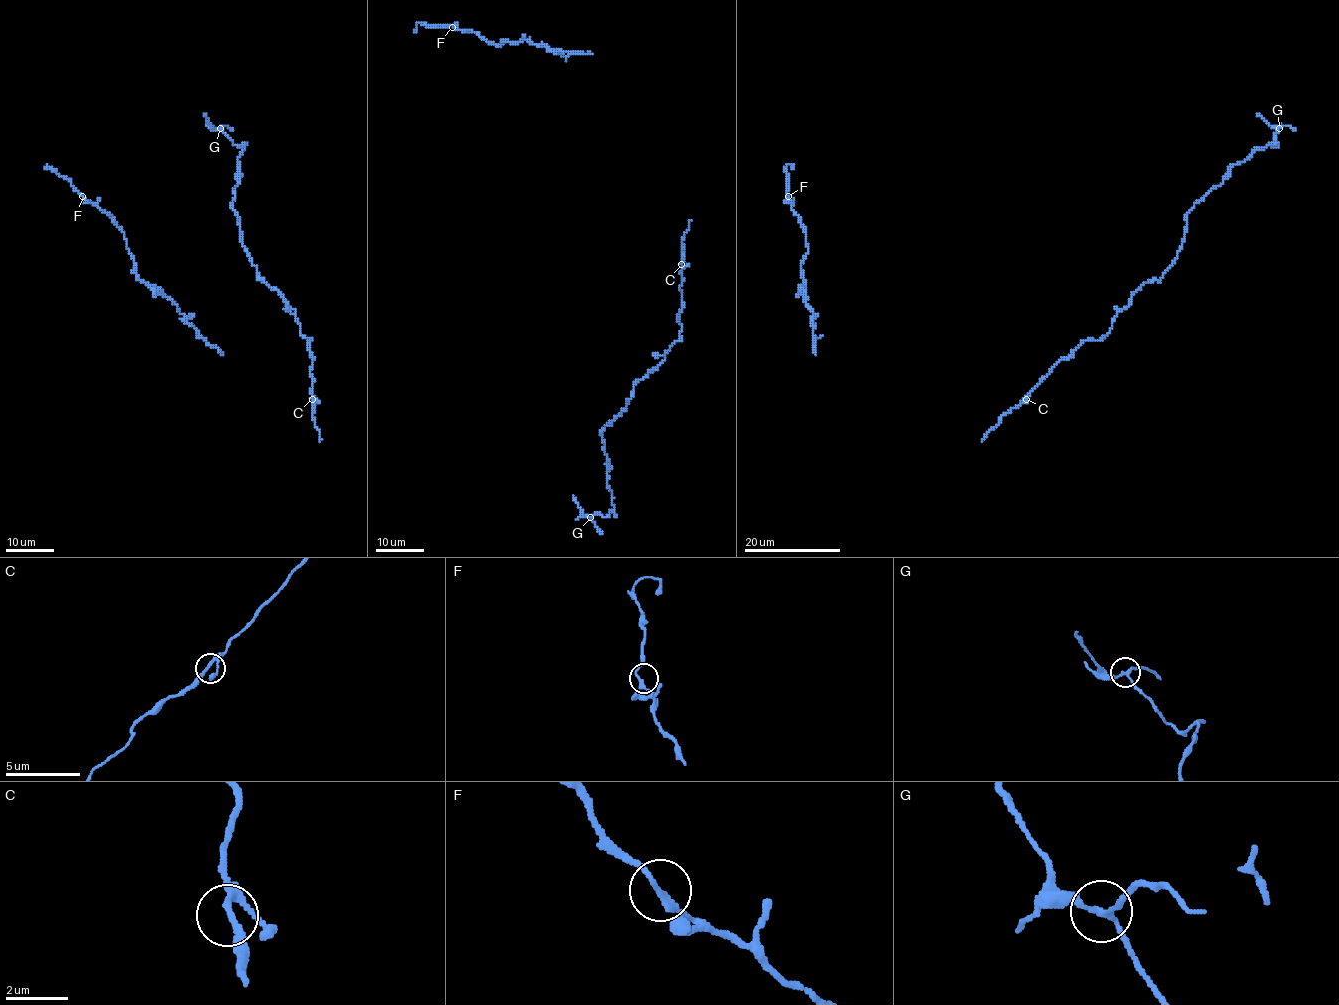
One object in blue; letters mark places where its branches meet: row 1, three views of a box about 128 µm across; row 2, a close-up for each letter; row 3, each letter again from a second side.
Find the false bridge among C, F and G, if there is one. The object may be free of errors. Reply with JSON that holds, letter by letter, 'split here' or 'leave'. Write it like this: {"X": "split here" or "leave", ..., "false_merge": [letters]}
{"C": "leave", "F": "leave", "G": "split here", "false_merge": ["G"]}

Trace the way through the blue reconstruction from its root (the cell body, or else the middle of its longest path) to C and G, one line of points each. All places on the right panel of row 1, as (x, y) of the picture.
C: (997, 425), (1003, 416), (1026, 399)
G: (997, 425), (1061, 359), (1101, 340), (1138, 289), (1161, 278), (1186, 214), (1231, 166), (1277, 147), (1279, 127)

